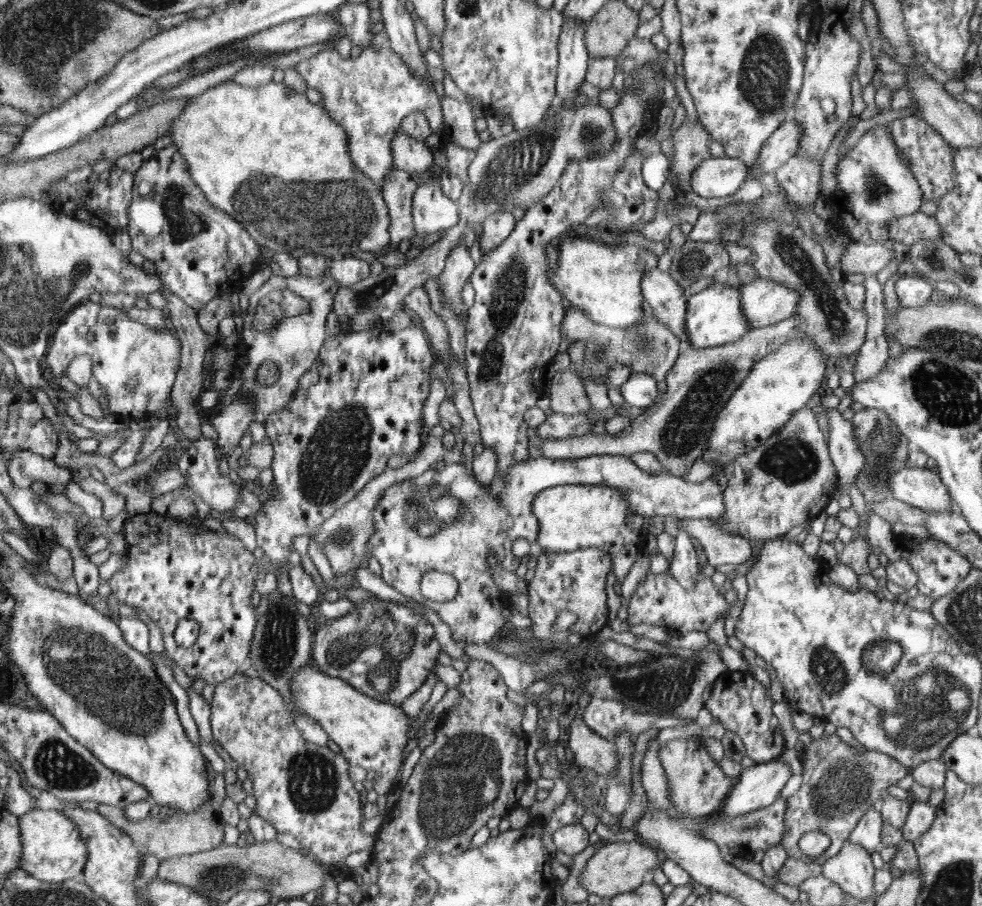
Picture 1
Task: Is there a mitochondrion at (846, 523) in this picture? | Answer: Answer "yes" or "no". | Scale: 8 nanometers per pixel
no

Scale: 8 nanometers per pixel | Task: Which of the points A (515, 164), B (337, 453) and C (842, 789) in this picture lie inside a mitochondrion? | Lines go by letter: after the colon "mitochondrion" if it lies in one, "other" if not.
A: mitochondrion
B: mitochondrion
C: mitochondrion

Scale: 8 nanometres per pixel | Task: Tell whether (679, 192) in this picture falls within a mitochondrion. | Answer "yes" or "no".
no

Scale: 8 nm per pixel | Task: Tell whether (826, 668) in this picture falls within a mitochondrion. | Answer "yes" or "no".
yes

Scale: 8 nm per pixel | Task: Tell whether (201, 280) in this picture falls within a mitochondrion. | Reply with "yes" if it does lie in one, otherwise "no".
no

